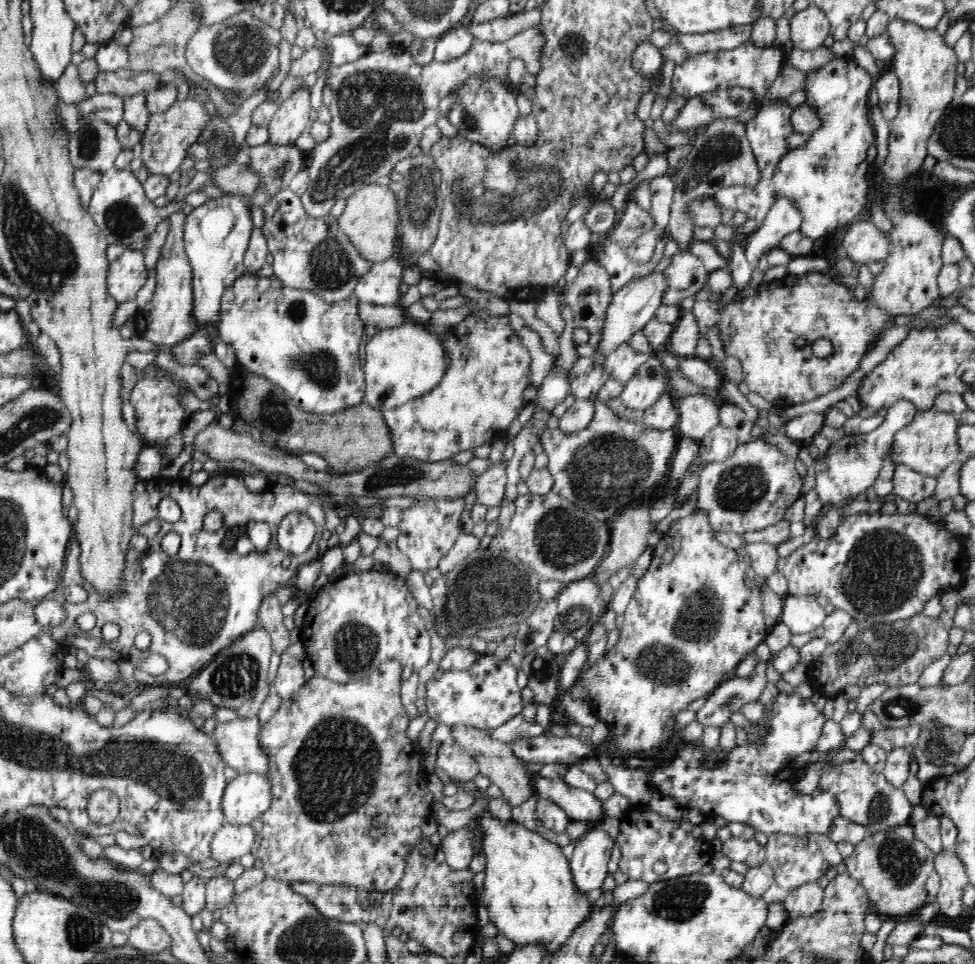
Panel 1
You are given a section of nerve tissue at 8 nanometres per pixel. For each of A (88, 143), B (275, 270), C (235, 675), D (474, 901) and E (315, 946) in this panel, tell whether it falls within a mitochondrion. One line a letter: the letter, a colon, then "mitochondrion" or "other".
A: mitochondrion
B: other
C: mitochondrion
D: other
E: mitochondrion

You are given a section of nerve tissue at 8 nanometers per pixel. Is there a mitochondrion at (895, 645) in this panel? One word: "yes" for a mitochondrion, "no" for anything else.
yes

